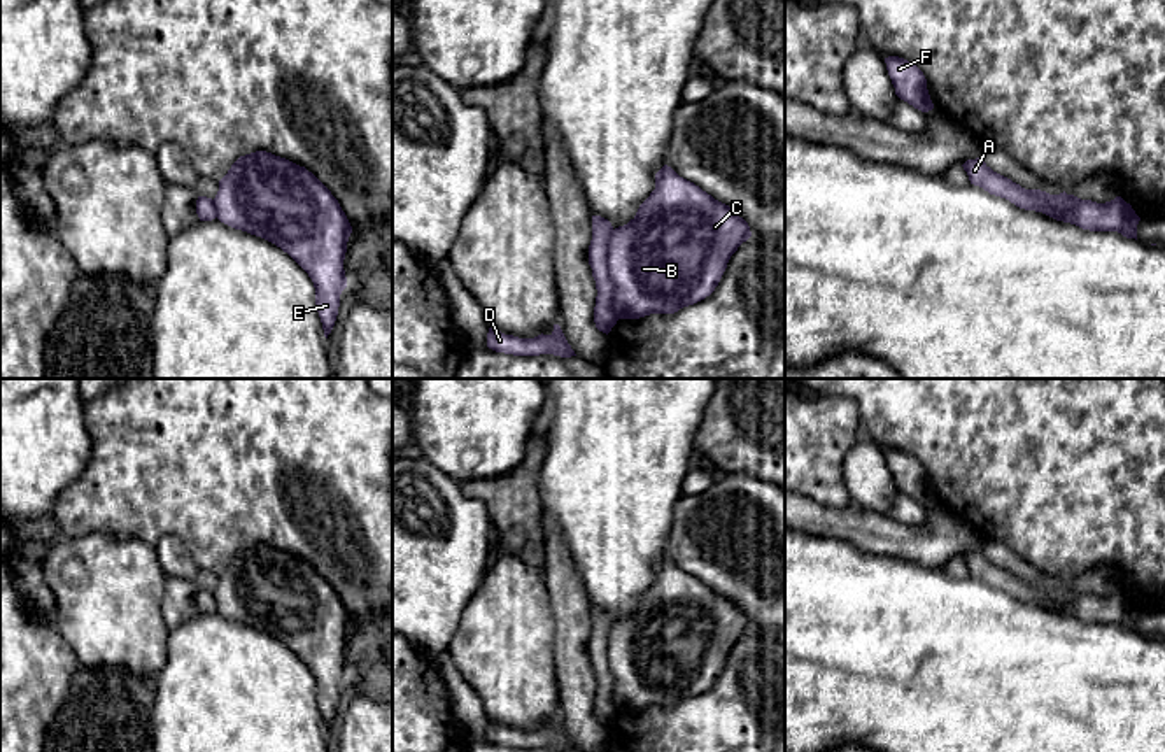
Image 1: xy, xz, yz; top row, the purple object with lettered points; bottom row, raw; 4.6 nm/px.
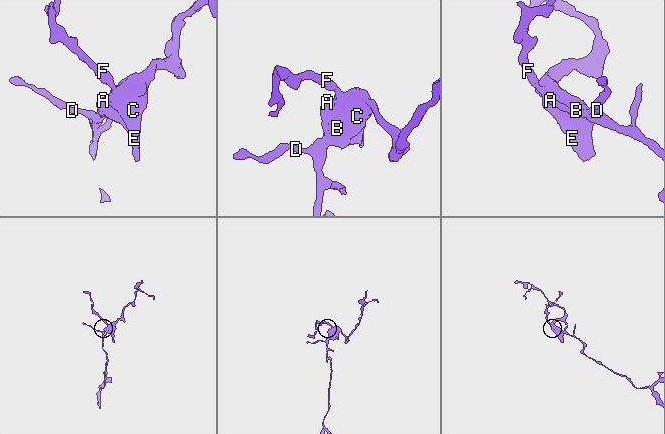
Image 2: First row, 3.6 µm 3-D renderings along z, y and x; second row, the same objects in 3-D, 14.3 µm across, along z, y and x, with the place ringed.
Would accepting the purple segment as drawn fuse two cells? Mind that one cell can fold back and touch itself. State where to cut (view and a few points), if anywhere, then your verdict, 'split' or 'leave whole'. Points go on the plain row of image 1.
cut in xz along (612, 623), (607, 666), (612, 677), (612, 700), (619, 710); split

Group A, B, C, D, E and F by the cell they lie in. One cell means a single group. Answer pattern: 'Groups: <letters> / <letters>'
Groups: A D / B C E F

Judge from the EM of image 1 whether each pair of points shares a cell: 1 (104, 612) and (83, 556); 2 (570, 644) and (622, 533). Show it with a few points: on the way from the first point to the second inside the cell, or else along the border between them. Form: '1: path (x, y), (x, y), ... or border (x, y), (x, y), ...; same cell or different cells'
1: path (104, 598), (104, 586), (88, 570); same cell
2: border (573, 563), (593, 607); different cells

